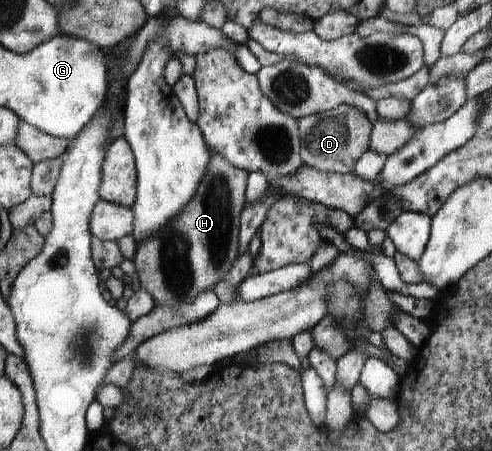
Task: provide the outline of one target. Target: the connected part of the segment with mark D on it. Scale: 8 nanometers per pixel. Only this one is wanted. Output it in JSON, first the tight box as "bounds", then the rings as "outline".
{"bounds":[300,104,371,173],"outline":[[[342,104],[335,109],[315,113],[300,121],[301,157],[306,167],[334,173],[354,173],[355,163],[369,149],[371,123],[353,105]]]}

